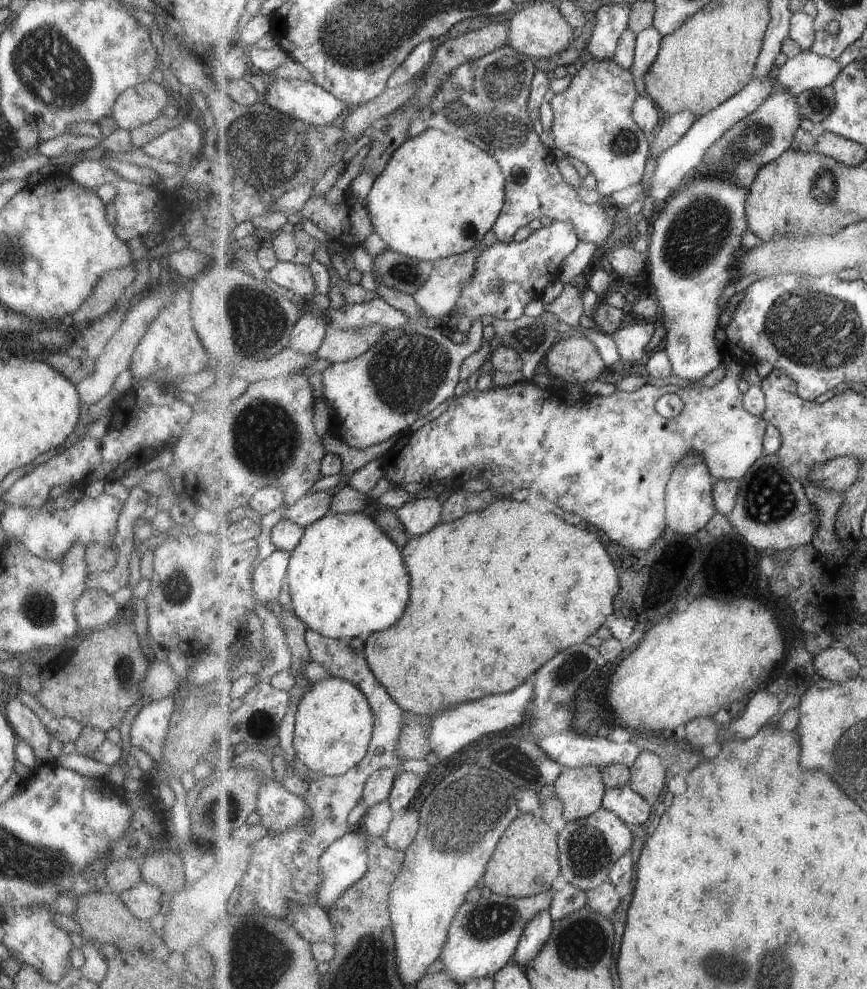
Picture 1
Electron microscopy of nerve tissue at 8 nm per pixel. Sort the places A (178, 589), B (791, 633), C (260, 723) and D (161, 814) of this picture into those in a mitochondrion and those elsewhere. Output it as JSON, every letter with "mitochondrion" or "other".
{"A":"mitochondrion","B":"other","C":"mitochondrion","D":"other"}

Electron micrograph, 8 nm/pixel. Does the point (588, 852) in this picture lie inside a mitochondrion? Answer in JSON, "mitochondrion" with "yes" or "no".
{"mitochondrion":"yes"}

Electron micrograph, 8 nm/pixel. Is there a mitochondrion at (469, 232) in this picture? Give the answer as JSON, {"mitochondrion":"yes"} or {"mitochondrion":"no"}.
{"mitochondrion":"yes"}

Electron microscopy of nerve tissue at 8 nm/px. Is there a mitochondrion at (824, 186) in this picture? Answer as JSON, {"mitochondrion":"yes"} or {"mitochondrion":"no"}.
{"mitochondrion":"yes"}

